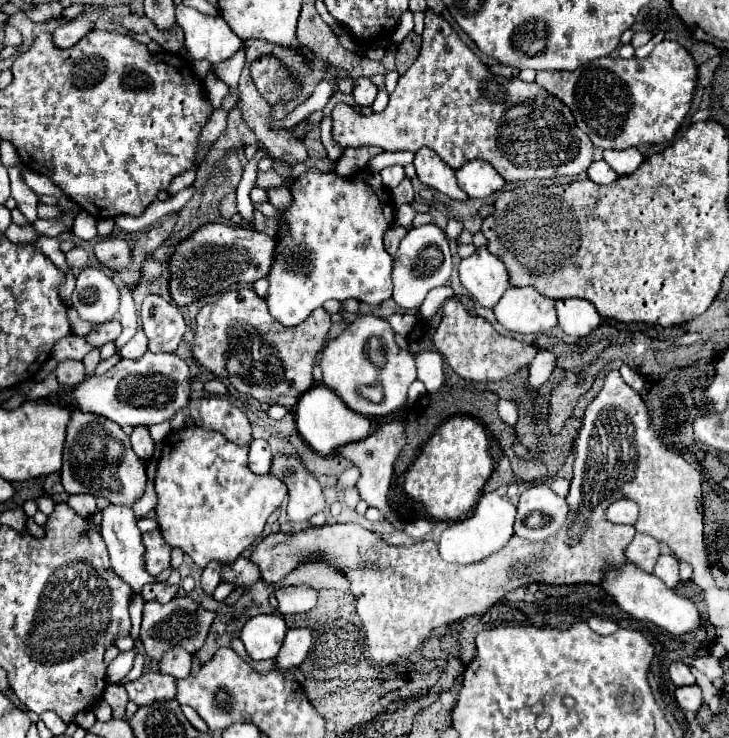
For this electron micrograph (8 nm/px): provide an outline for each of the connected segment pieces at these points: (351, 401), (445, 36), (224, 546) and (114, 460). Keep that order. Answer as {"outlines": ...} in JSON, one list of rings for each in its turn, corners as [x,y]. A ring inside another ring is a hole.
{"outlines":[[[[374,314],[358,316],[336,340],[328,342],[320,356],[320,368],[324,374],[324,384],[350,410],[362,416],[386,416],[402,408],[408,400],[408,386],[416,380],[414,356],[396,344],[392,326]],[[368,386],[378,386],[382,398],[370,400],[368,394],[364,394]]],[[[426,10],[426,28],[424,28],[424,34],[422,34],[422,48],[420,48],[420,56],[418,60],[406,70],[404,76],[400,76],[398,80],[398,86],[394,90],[394,94],[390,94],[390,102],[386,106],[386,110],[382,114],[370,114],[370,116],[360,116],[356,110],[352,110],[350,106],[346,104],[338,104],[334,108],[334,114],[332,114],[332,120],[334,120],[334,140],[340,142],[344,148],[348,146],[380,146],[382,150],[408,150],[408,152],[418,152],[422,146],[428,146],[432,150],[436,150],[440,154],[440,158],[450,166],[450,168],[460,168],[464,162],[468,160],[474,160],[474,158],[480,158],[480,160],[486,160],[488,164],[492,164],[506,182],[514,182],[514,180],[532,180],[532,178],[552,178],[552,176],[574,176],[574,174],[580,174],[584,172],[590,164],[592,164],[592,142],[590,138],[576,126],[574,122],[574,116],[570,112],[570,108],[560,102],[556,96],[552,96],[550,92],[546,92],[544,88],[540,88],[536,82],[524,82],[520,78],[502,78],[502,76],[496,76],[488,70],[488,66],[460,40],[460,36],[456,34],[456,30],[438,14],[434,14],[432,10]]],[[[194,424],[172,430],[164,438],[154,484],[158,496],[154,512],[164,540],[188,554],[200,568],[212,560],[238,558],[262,534],[268,516],[286,496],[280,478],[250,472],[248,446],[232,446],[222,434]]],[[[74,410],[66,430],[62,486],[68,494],[86,494],[86,492],[92,496],[104,494],[104,498],[110,504],[132,506],[142,496],[146,486],[144,462],[136,458],[128,442],[128,436],[116,422],[104,416]]]]}

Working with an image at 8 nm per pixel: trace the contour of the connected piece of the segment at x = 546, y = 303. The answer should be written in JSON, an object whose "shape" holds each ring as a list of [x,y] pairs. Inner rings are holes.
{"shape":[[[508,288],[494,306],[496,320],[512,332],[544,334],[556,326],[554,300],[526,288]]]}

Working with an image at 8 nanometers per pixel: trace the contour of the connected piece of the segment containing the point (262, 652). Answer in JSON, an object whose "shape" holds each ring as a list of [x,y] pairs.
{"shape":[[[260,614],[250,618],[240,630],[240,640],[254,662],[276,656],[286,636],[286,622],[280,614]]]}

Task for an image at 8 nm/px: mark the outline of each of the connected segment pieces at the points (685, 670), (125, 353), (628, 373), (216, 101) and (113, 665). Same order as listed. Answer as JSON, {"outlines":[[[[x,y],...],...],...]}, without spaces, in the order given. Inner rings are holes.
{"outlines":[[[[672,662],[668,672],[670,672],[670,680],[674,682],[674,686],[694,684],[694,676],[692,676],[690,668],[688,668],[684,662]]],[[[138,330],[136,336],[130,342],[126,342],[126,346],[122,346],[120,354],[122,354],[122,358],[136,360],[136,358],[142,358],[146,350],[148,350],[148,338],[146,338],[146,334],[142,330]]],[[[624,364],[624,366],[620,368],[620,374],[622,374],[622,378],[624,378],[624,382],[626,382],[628,386],[632,386],[632,388],[634,388],[634,390],[638,390],[638,392],[642,390],[642,386],[644,386],[642,376],[640,376],[638,372],[634,372],[630,366],[626,366],[626,364]]],[[[208,74],[208,78],[206,78],[204,86],[208,88],[210,102],[212,102],[216,108],[222,108],[222,100],[224,100],[224,96],[228,94],[228,88],[226,88],[222,82],[218,82],[214,74]]],[[[128,650],[128,652],[120,652],[110,664],[108,664],[108,670],[106,670],[106,676],[110,682],[120,682],[130,670],[132,670],[132,664],[134,664],[134,656],[136,652],[134,650]]]]}

